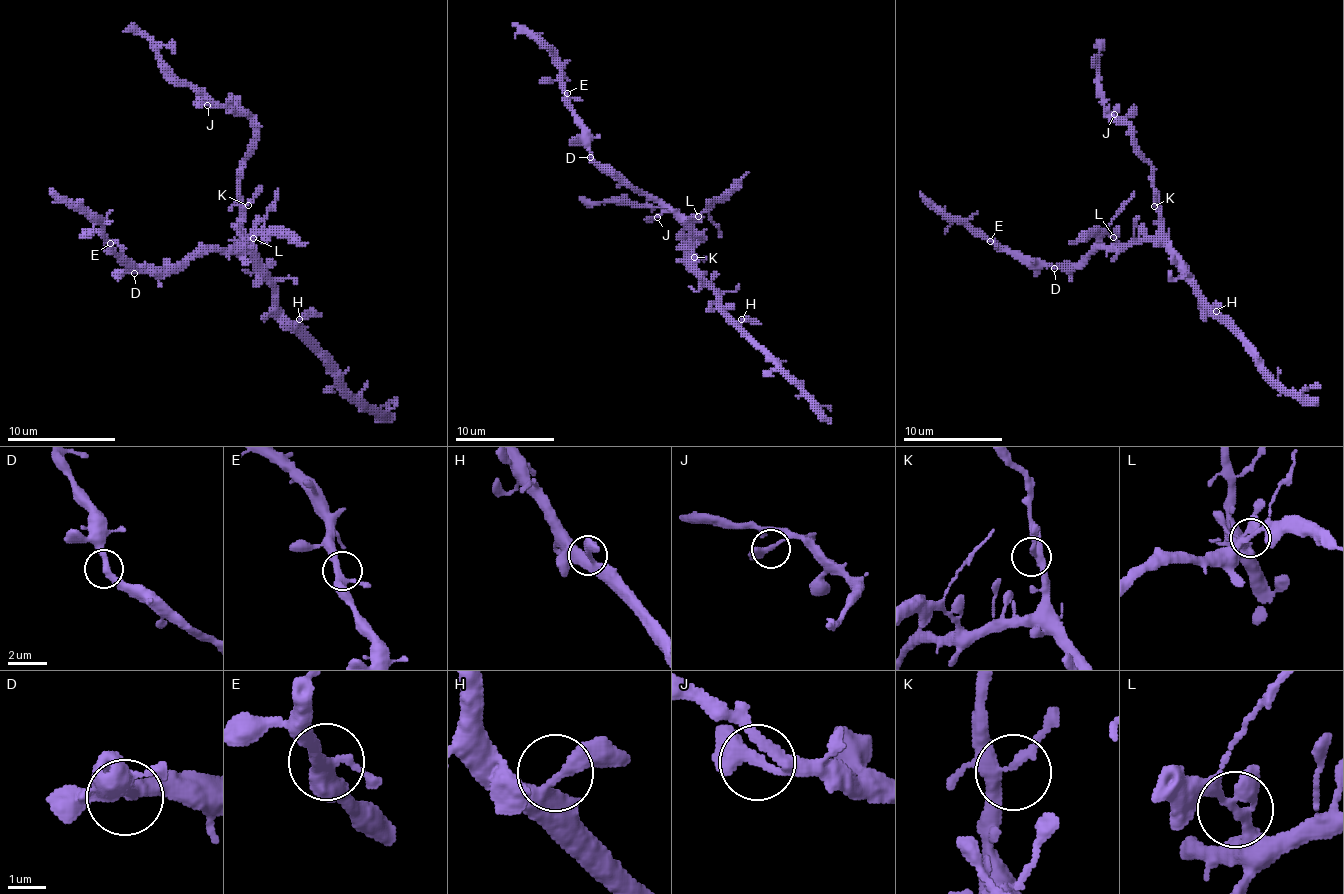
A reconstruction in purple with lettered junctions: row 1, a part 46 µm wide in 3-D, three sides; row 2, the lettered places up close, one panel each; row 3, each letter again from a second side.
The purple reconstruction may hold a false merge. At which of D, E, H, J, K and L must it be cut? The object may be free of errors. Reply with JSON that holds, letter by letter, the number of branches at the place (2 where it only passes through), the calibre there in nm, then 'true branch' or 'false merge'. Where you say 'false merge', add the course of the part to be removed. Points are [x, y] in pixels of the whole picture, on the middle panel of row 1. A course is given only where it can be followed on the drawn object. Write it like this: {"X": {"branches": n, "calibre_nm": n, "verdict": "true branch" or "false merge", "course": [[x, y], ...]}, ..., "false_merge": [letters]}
{"D": {"branches": 2, "calibre_nm": 340, "verdict": "true branch"}, "E": {"branches": 3, "calibre_nm": 320, "verdict": "true branch"}, "H": {"branches": 2, "calibre_nm": 320, "verdict": "true branch"}, "J": {"branches": 2, "calibre_nm": 360, "verdict": "true branch"}, "K": {"branches": 4, "calibre_nm": 260, "verdict": "true branch"}, "L": {"branches": 3, "calibre_nm": 280, "verdict": "false merge", "course": [[699, 217], [749, 172]]}, "false_merge": ["L"]}

